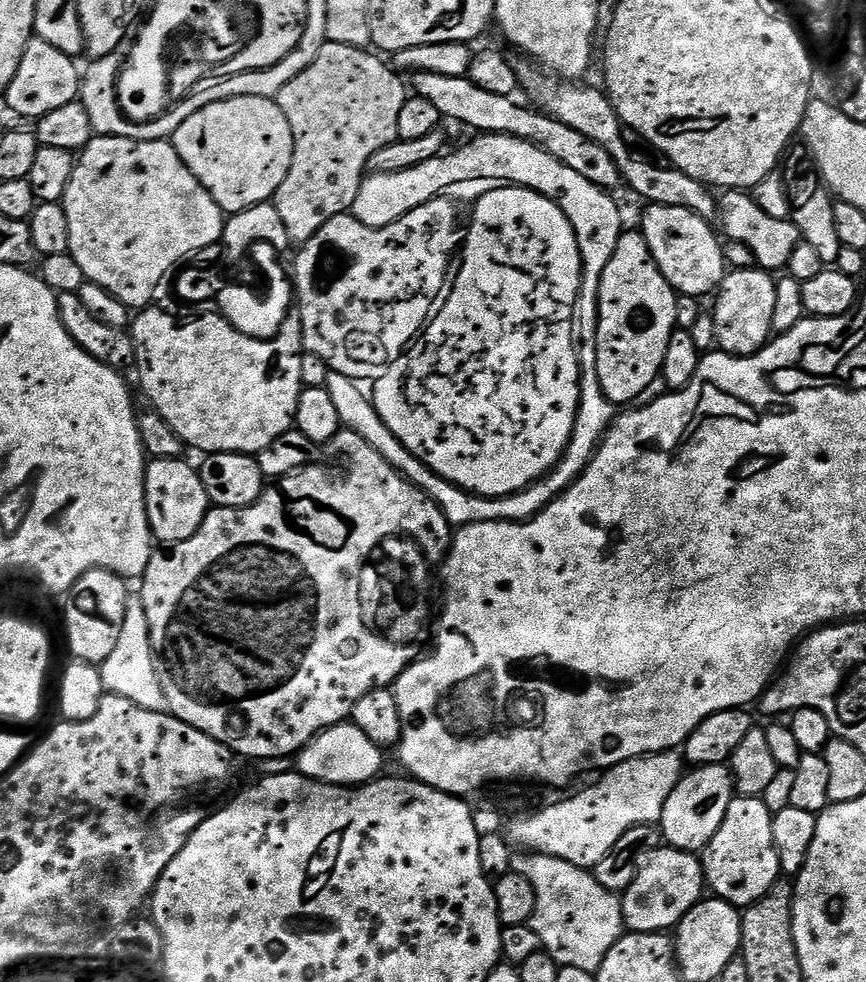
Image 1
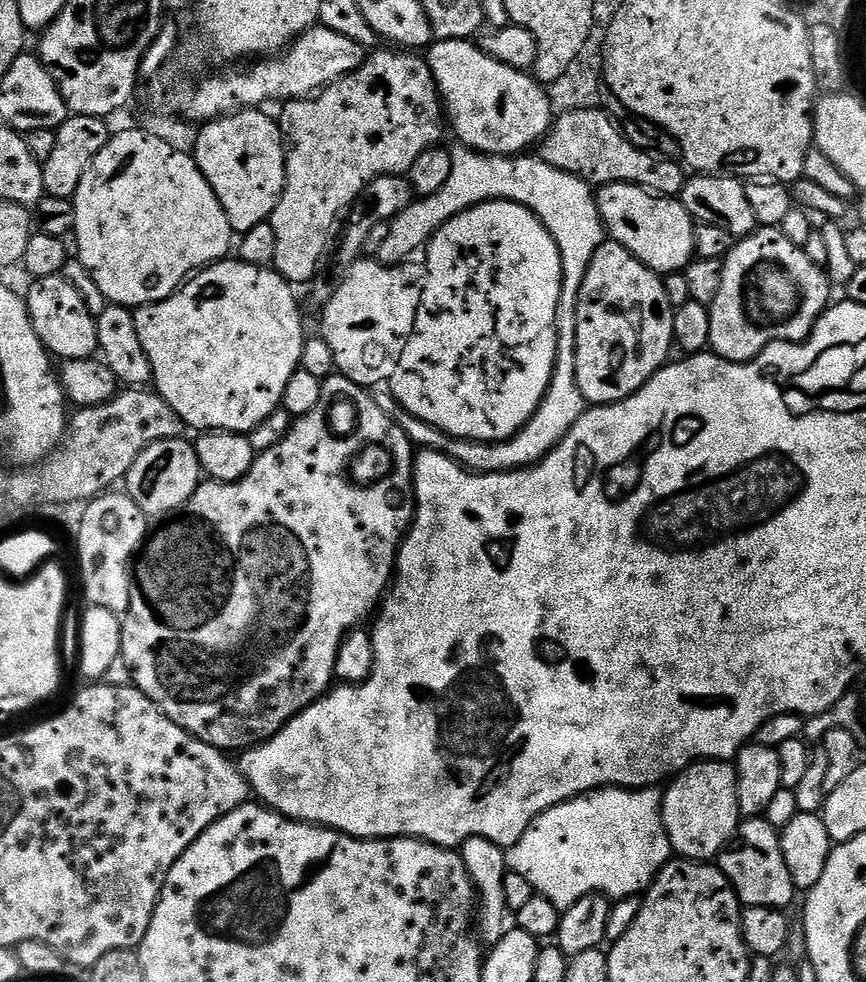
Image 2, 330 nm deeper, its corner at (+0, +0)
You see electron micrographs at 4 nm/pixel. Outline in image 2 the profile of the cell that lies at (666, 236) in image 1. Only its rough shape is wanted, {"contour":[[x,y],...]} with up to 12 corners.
{"contour":[[595,193],[607,235],[657,274],[683,272],[696,230],[679,199]]}

